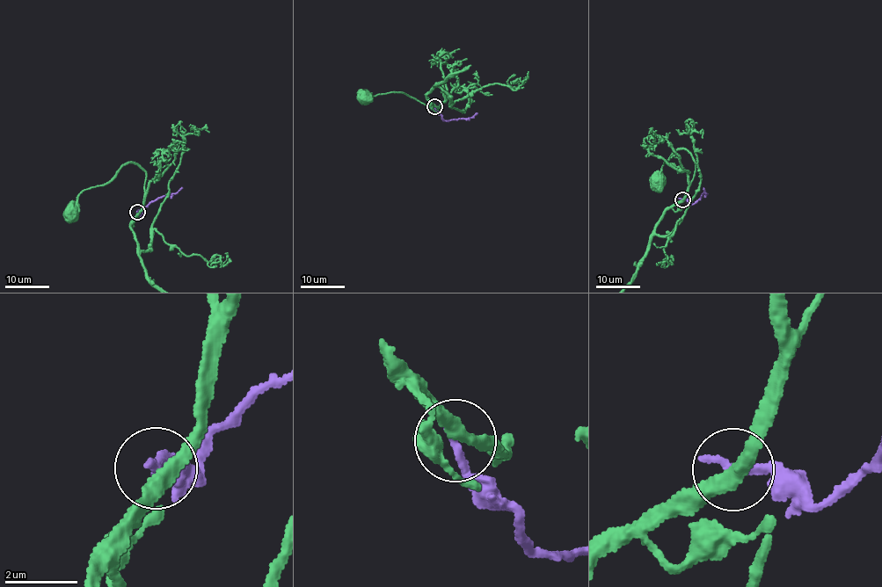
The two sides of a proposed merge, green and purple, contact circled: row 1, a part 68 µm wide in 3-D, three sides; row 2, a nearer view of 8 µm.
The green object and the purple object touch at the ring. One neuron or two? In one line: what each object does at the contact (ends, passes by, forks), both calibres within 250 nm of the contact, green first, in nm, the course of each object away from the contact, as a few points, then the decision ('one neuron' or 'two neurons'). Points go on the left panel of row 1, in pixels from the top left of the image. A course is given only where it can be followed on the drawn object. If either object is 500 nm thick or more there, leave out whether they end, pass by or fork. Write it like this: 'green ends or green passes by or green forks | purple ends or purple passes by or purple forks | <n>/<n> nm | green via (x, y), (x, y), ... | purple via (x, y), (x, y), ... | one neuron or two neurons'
green passes by | purple ends | 360/280 nm | green via (137, 212), (142, 206), (145, 172), (129, 163), (121, 165), (105, 183), (84, 189), (71, 209) | purple via (137, 212), (142, 213), (159, 198), (174, 194), (182, 186) | two neurons

